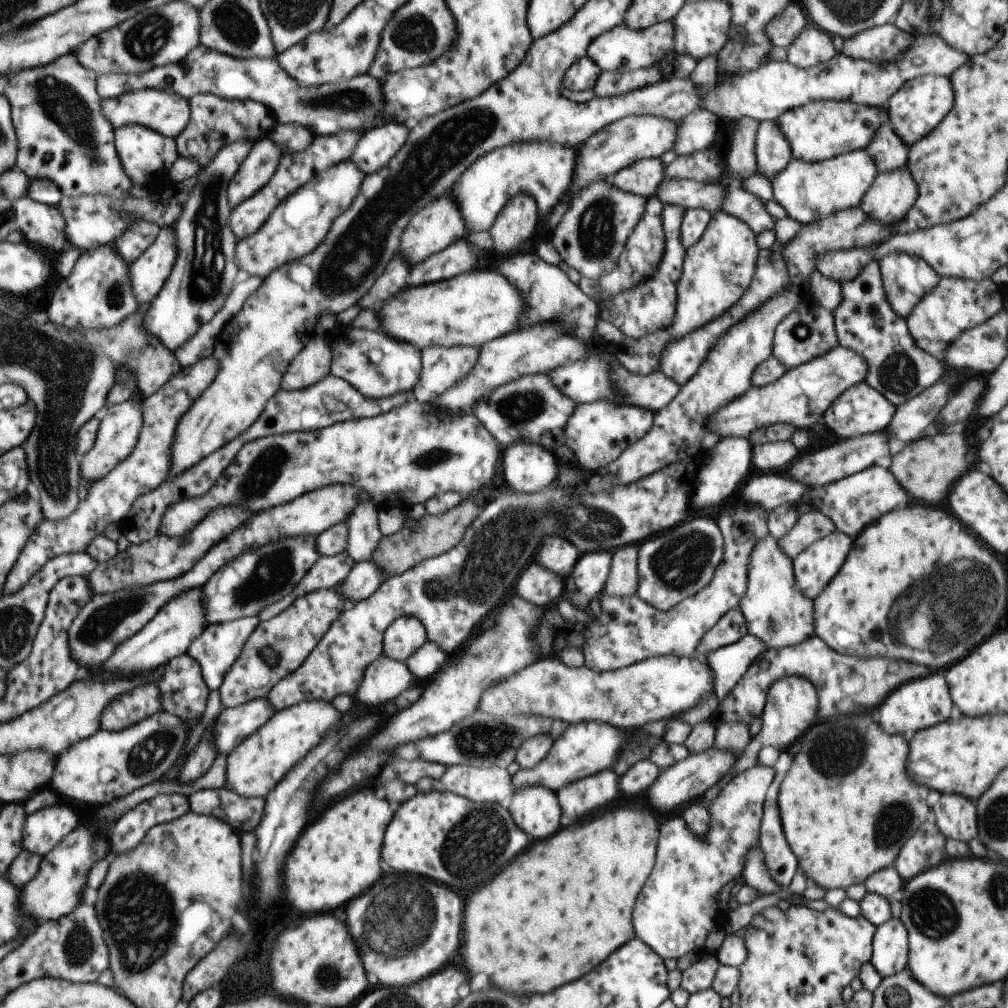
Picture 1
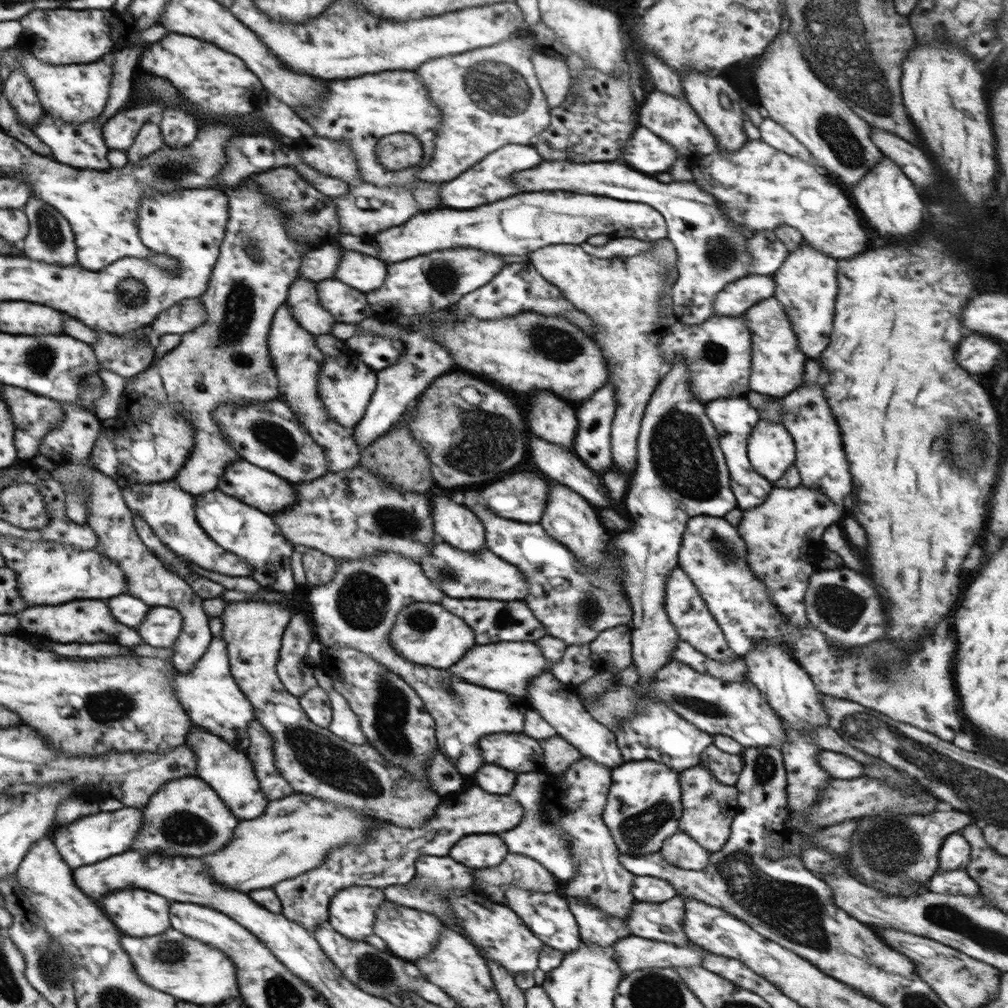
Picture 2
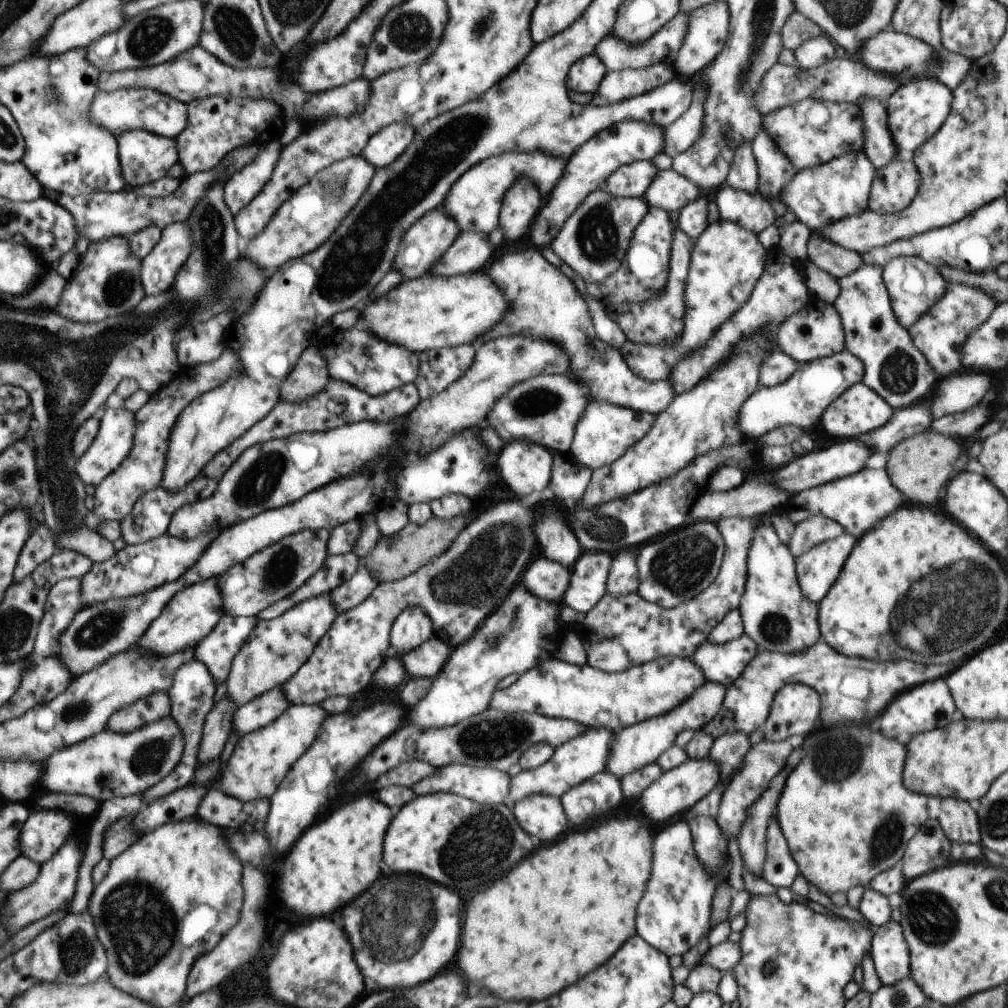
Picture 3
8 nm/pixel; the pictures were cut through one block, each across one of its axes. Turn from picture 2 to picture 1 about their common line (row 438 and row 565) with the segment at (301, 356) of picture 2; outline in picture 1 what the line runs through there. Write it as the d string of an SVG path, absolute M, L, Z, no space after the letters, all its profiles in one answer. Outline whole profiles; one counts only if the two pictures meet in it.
M346 552L336 556L321 556L309 568L306 576L284 598L268 605L260 614L260 621L267 621L285 611L296 599L320 589L334 589L350 574L355 560Z

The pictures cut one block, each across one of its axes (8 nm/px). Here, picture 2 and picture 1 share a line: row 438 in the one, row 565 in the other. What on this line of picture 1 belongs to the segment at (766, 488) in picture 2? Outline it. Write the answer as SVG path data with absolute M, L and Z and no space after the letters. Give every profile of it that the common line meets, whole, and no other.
M741 503L724 508L715 517L724 539L722 562L708 586L694 596L681 600L670 610L659 611L637 594L615 597L603 593L598 603L600 616L593 616L584 623L582 664L595 671L615 671L642 662L650 656L694 656L701 638L729 610L738 608L747 591L749 558L755 544L769 533L769 513L763 508Z

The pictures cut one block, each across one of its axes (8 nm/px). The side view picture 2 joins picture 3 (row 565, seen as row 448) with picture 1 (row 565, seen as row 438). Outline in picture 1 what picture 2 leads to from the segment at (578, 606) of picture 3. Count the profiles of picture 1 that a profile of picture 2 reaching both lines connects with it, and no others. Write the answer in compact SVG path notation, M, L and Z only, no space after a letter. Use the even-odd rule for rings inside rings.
M590 552L580 556L572 570L572 580L568 583L566 591L580 590L570 594L574 606L588 608L589 602L603 594L604 584L608 578L612 556L608 552ZM574 582L574 586L572 586Z

